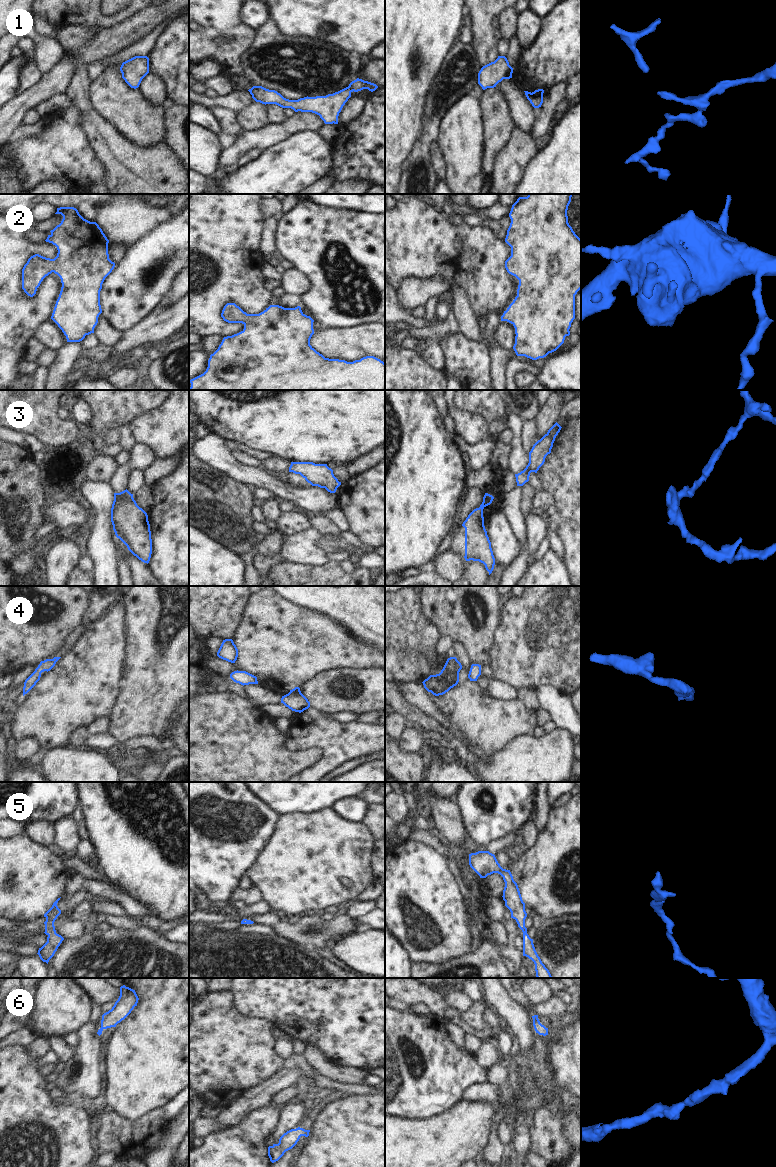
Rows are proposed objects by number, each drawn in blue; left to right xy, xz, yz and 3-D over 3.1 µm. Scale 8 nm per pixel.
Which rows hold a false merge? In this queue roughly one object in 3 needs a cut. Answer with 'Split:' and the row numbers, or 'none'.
Split: none

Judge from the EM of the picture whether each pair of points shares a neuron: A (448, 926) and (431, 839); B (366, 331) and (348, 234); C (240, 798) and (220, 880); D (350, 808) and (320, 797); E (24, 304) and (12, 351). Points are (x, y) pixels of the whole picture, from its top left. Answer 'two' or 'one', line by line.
A: two
B: two
C: one
D: two
E: one

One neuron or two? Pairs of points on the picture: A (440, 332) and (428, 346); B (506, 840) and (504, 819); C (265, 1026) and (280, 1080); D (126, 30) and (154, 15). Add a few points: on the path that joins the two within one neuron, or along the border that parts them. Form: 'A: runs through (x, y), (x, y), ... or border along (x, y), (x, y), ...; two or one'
A: border along (424, 339), (434, 339), (438, 342); two
B: border along (520, 826), (492, 840), (487, 845); two
C: border along (282, 1067), (258, 1083); two
D: runs through (133, 28), (147, 17); one

